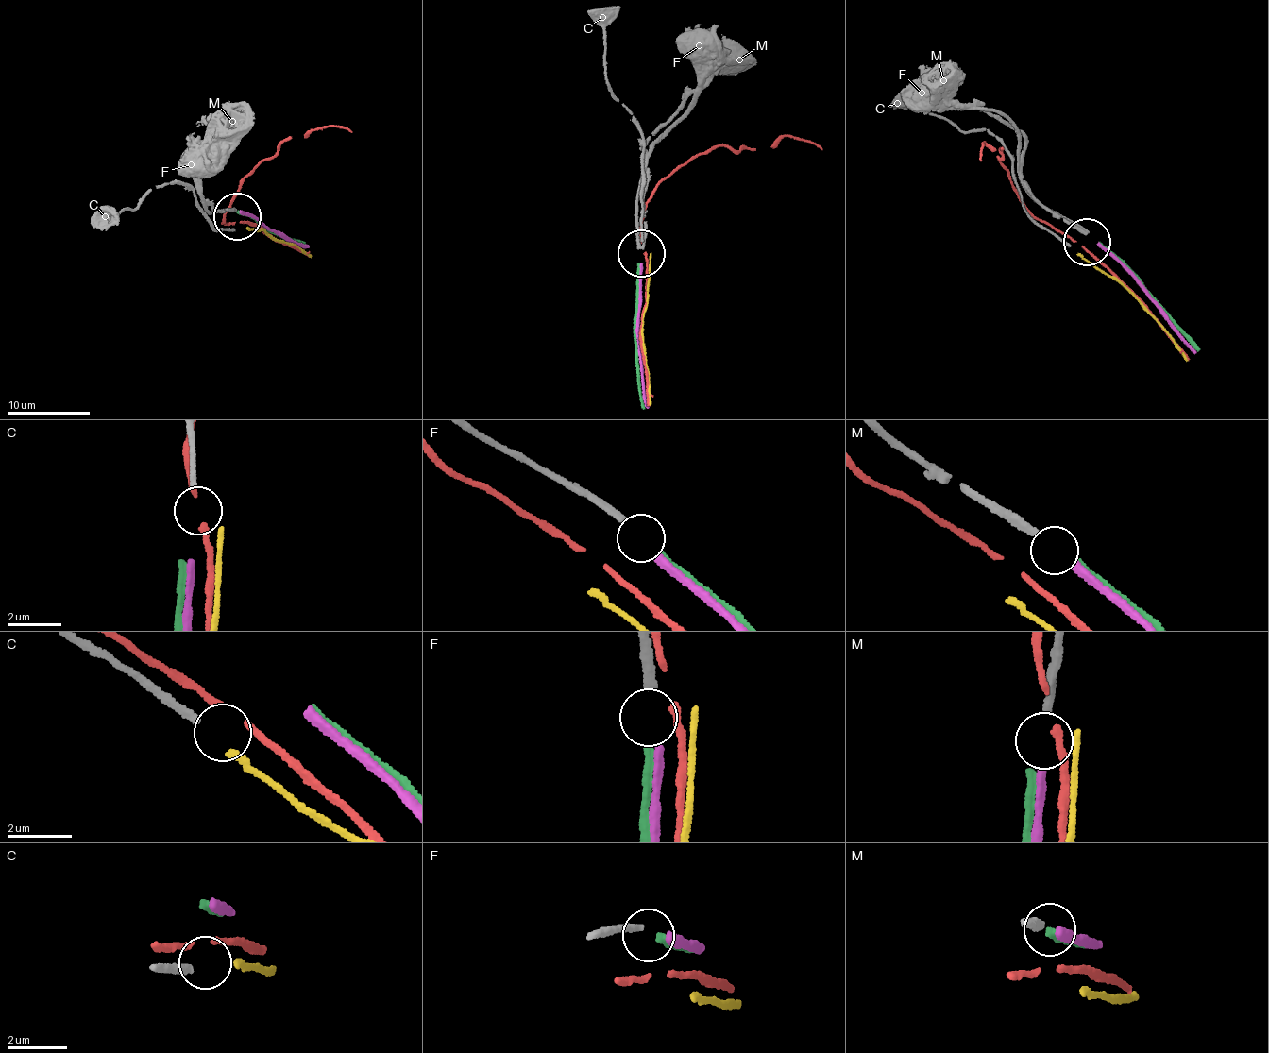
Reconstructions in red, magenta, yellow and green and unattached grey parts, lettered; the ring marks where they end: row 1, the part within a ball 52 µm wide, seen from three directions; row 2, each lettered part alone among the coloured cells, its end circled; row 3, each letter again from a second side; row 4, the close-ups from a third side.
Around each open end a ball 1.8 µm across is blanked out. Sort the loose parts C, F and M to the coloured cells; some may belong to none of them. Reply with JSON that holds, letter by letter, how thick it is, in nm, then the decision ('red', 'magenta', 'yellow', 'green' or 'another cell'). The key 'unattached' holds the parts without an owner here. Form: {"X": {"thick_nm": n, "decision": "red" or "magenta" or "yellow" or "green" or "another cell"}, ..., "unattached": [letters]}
{"C": {"thick_nm": 200, "decision": "another cell"}, "F": {"thick_nm": 280, "decision": "green"}, "M": {"thick_nm": 280, "decision": "magenta"}, "unattached": ["C"]}

